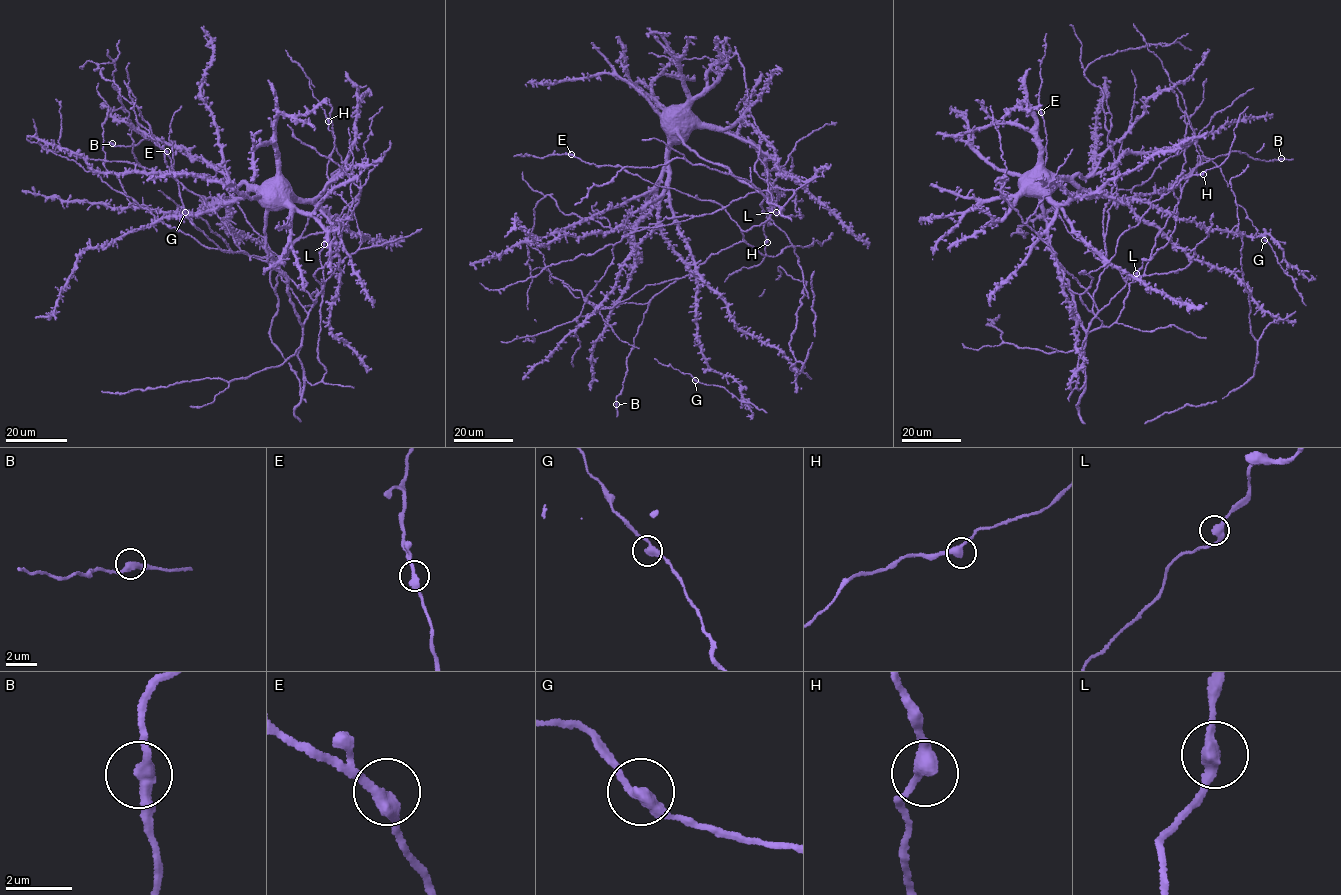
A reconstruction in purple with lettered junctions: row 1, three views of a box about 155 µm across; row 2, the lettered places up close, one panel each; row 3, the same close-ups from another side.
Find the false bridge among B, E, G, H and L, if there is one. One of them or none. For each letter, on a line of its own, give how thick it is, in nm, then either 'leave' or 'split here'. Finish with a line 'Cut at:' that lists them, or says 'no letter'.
B: 360 nm | leave
E: 360 nm | leave
G: 360 nm | leave
H: 380 nm | leave
L: 360 nm | split here
Cut at: L

